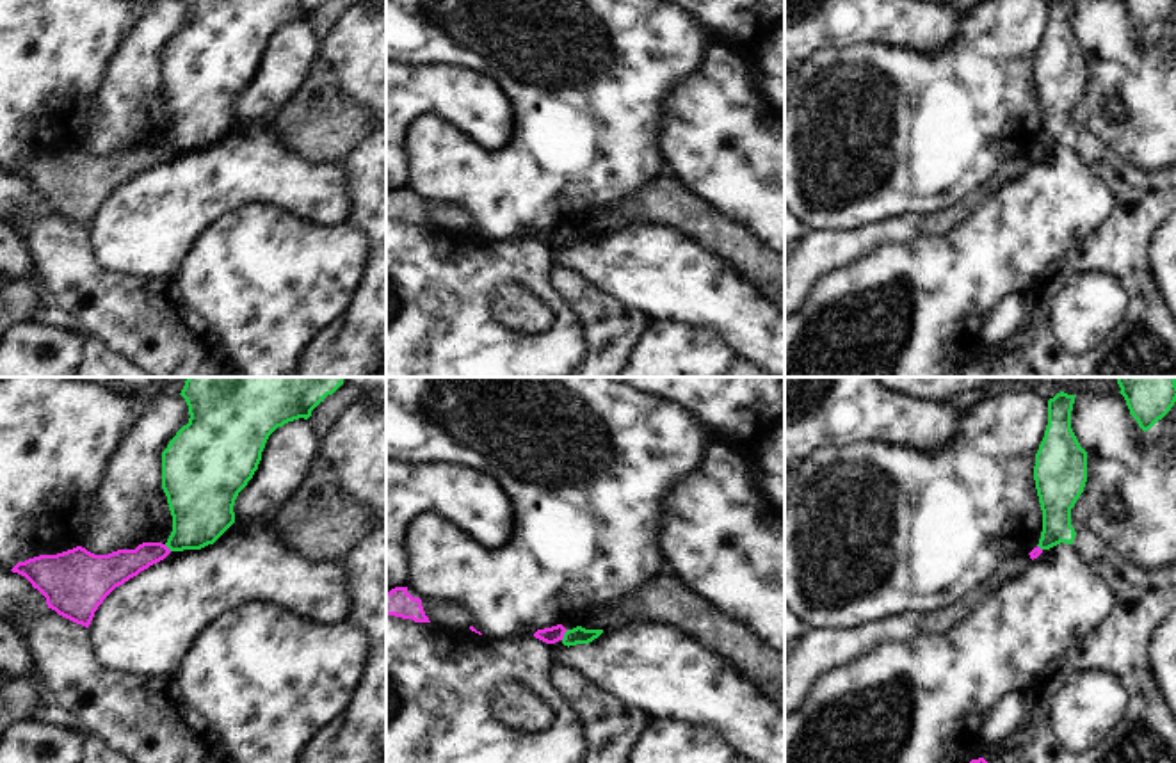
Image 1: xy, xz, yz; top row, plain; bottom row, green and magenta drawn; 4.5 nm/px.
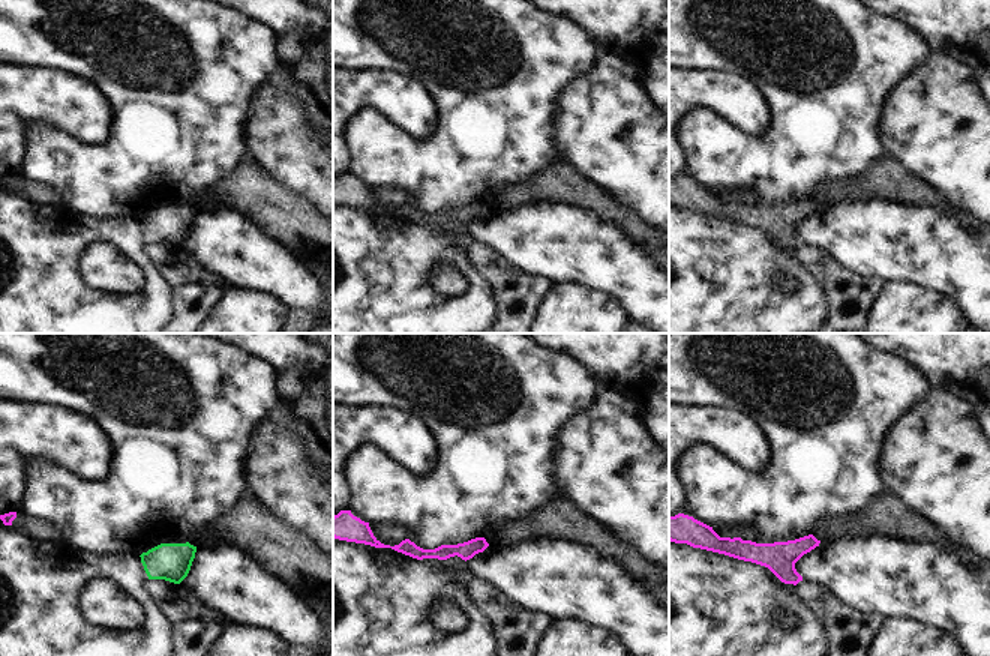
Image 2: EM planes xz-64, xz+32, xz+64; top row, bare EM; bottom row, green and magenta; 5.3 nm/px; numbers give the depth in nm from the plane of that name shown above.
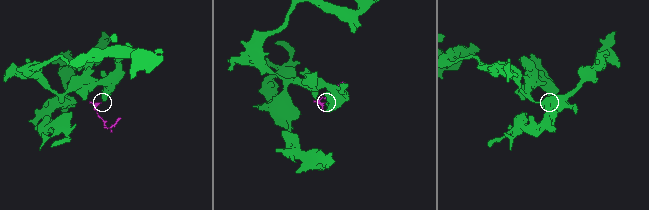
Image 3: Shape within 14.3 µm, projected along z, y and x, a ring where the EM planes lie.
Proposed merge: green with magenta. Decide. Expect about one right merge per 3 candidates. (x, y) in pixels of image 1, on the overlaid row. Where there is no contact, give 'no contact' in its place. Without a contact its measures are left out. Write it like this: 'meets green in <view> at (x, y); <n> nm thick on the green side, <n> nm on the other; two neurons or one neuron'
meets green in xz at (564, 635); 80 nm thick on the green side, 80 nm on the other; two neurons

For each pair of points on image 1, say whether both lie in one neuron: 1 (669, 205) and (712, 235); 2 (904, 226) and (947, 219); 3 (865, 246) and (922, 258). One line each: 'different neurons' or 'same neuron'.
1: same neuron
2: different neurons
3: different neurons

